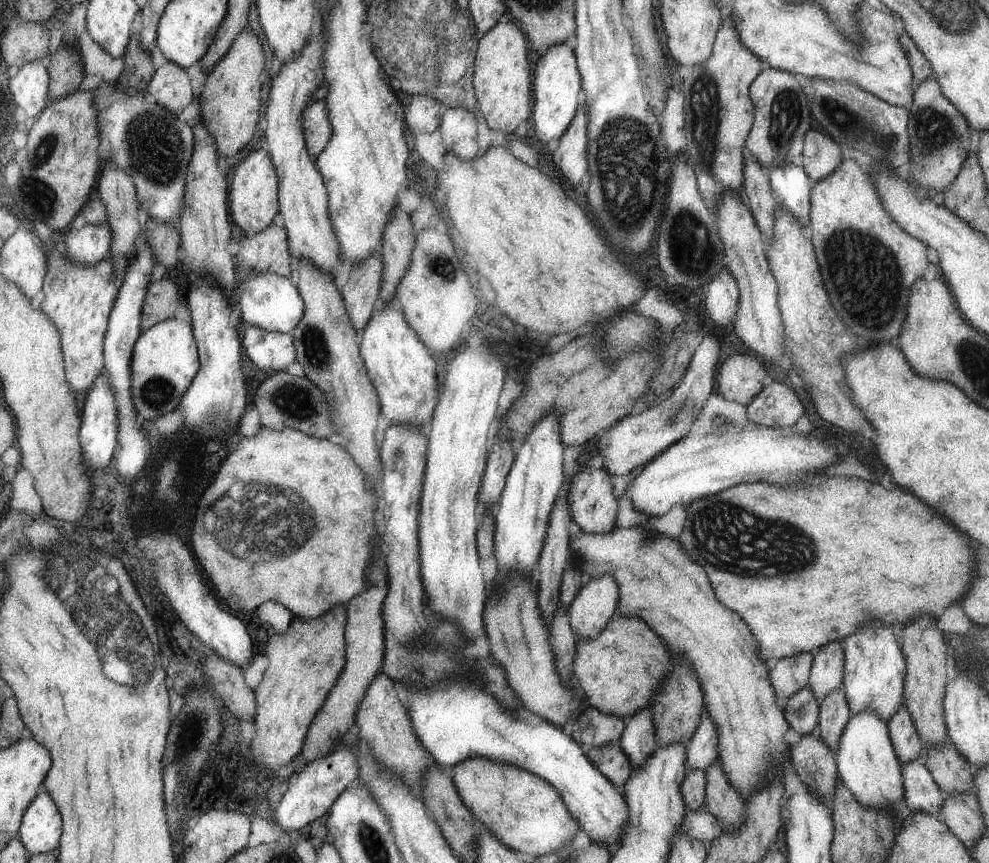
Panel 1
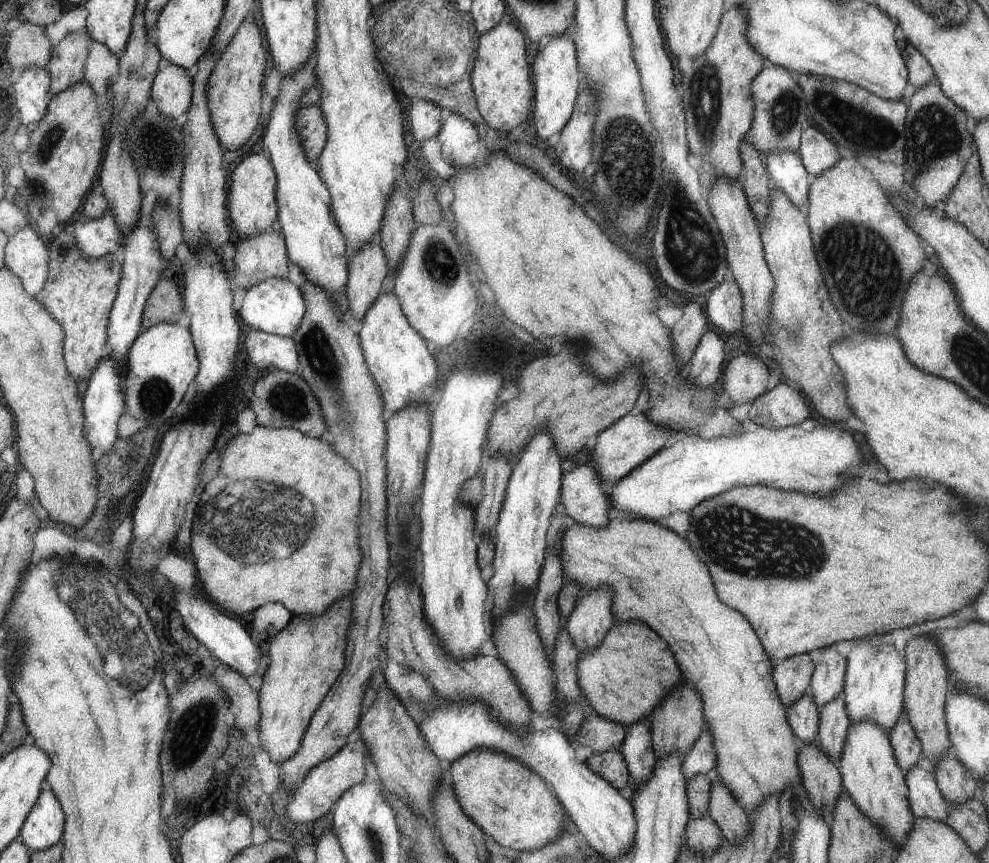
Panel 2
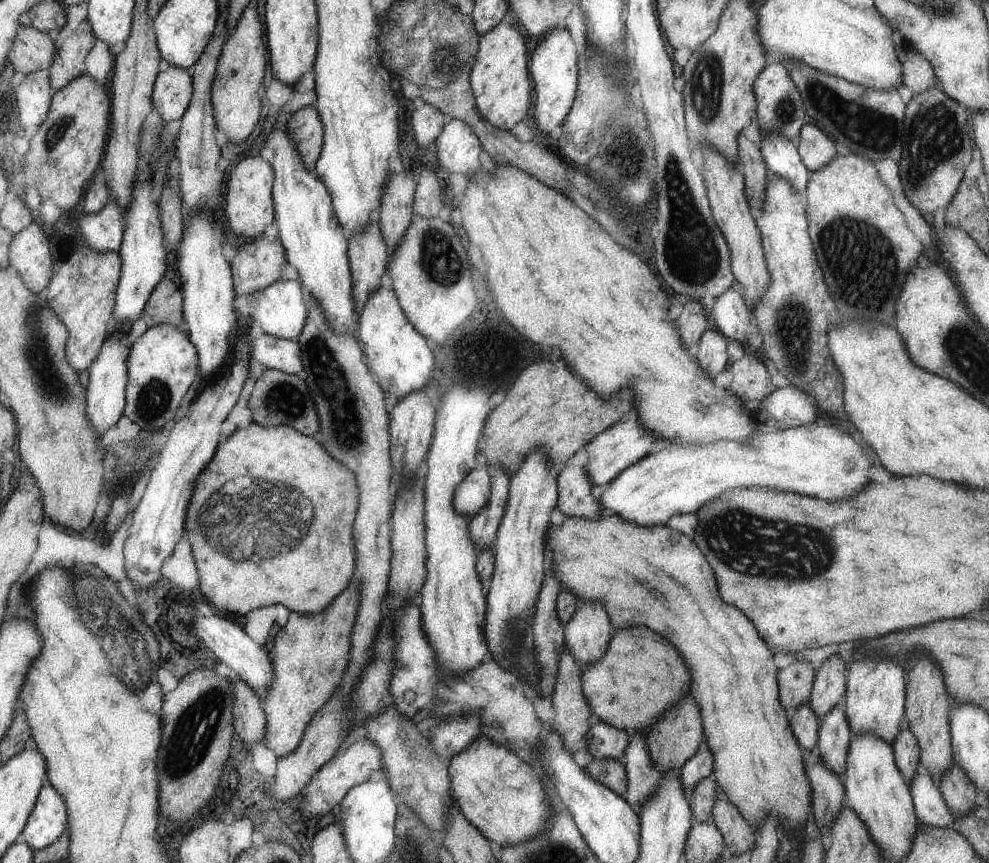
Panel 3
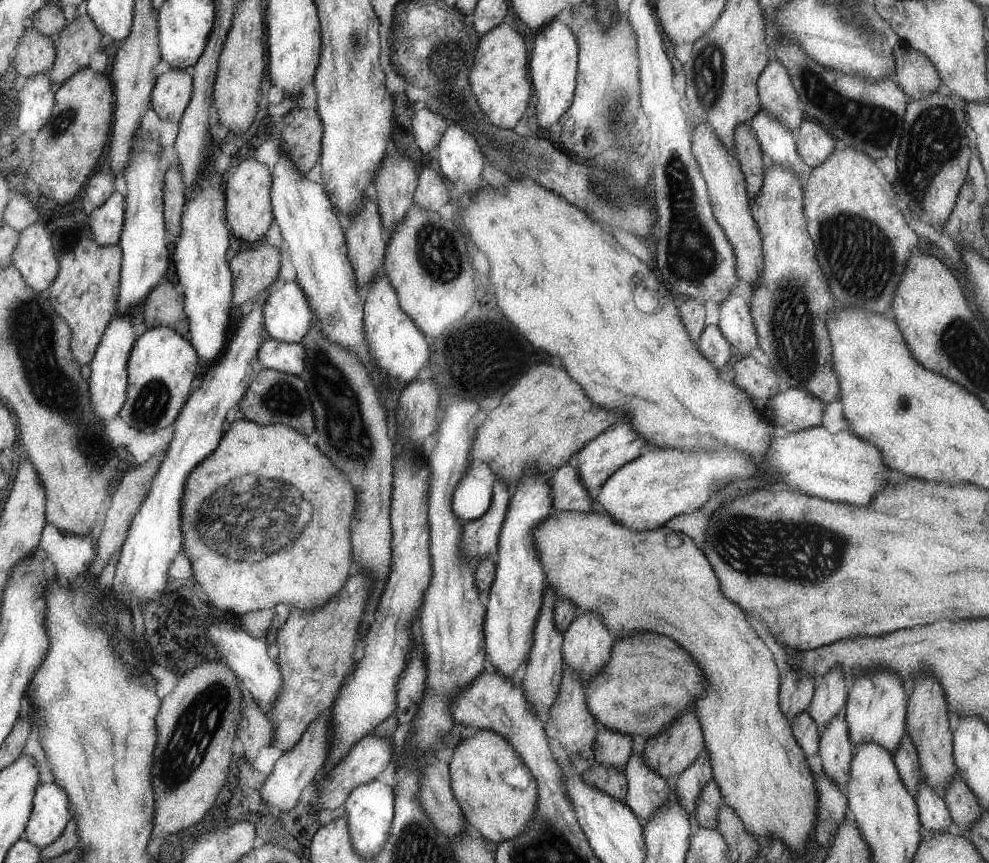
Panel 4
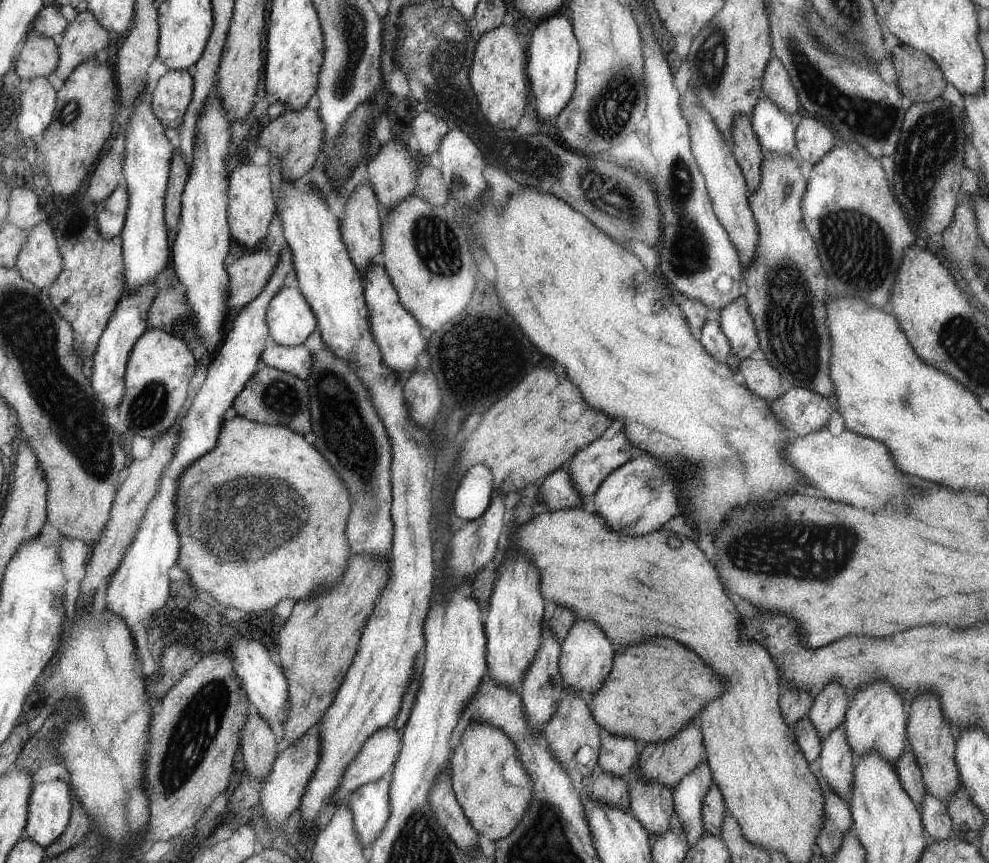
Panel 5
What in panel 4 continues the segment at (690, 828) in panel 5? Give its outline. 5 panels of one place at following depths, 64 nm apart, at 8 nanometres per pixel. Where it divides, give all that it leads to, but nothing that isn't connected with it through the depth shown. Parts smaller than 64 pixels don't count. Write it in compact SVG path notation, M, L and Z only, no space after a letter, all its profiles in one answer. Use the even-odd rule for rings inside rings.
M704 752L689 769L676 776L671 783L672 790L676 794L676 800L680 801L681 805L689 812L693 823L697 799L711 779L713 779L712 762L707 752Z

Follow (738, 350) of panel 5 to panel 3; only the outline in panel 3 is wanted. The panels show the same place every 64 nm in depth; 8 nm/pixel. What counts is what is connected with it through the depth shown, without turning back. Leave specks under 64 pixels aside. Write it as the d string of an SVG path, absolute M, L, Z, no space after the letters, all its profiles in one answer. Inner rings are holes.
M732 286L716 298L712 308L715 329L727 340L748 344L746 330L750 324L751 310L746 306L742 294L733 290Z

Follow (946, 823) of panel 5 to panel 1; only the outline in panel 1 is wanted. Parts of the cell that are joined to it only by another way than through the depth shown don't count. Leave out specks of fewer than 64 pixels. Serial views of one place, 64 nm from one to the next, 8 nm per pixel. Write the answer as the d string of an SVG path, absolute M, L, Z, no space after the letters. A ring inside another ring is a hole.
M909 761L901 766L906 806L912 813L924 811L942 819L941 807L946 794L936 785L930 772L920 762Z

